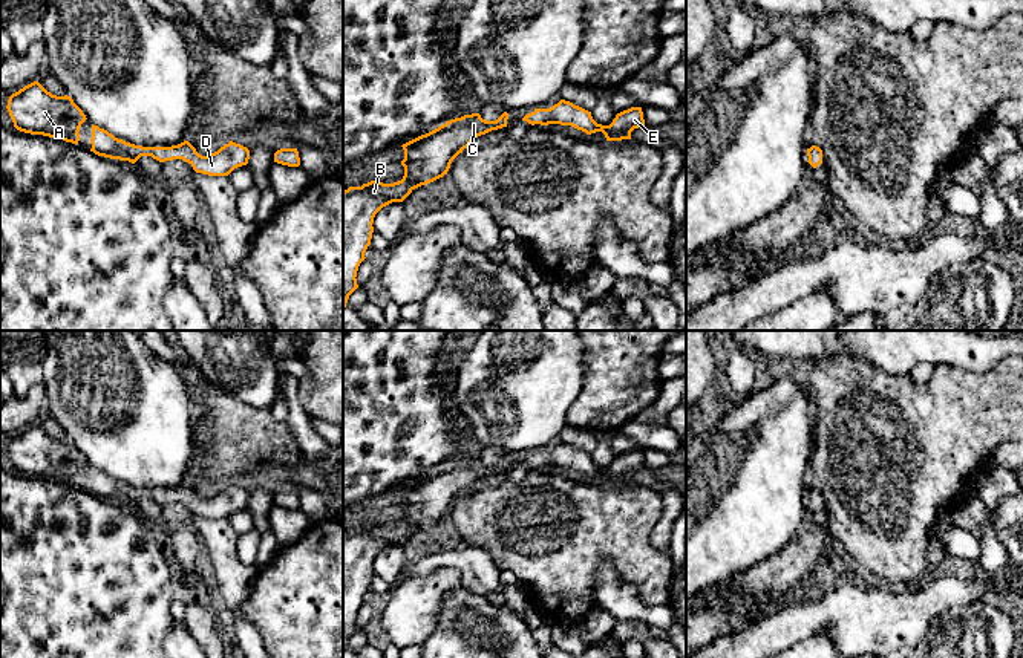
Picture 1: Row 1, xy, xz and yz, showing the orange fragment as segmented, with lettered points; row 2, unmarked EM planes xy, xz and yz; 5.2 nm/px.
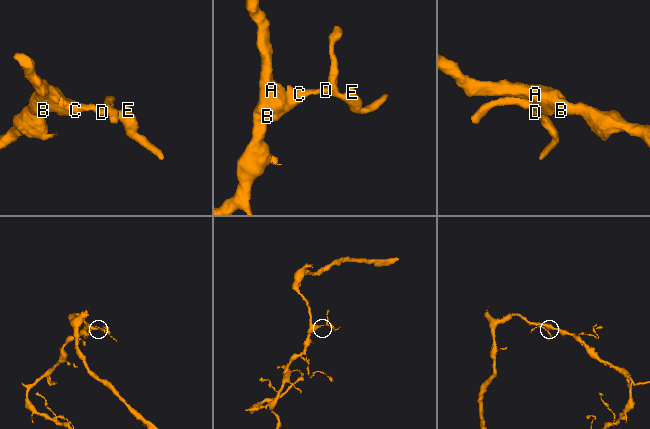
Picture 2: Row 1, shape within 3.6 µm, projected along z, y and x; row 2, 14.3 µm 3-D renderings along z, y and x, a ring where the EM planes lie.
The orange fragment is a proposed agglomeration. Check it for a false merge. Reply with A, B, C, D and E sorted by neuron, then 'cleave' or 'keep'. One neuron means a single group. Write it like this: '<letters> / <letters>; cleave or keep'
A B C D E; keep

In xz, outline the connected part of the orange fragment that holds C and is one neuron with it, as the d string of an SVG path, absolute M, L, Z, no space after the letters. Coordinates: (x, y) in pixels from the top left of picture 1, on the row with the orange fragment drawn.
M479 113L464 115L403 144L404 176L394 184L371 181L343 191L343 308L358 288L357 271L371 245L374 217L386 205L403 202L415 188L447 174L452 161L470 142L492 130L507 127L508 113L485 121Z

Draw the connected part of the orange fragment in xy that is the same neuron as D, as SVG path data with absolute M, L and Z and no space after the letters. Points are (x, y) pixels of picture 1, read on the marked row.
M93 124L90 144L90 151L98 156L129 161L132 164L141 156L152 156L159 162L182 159L188 162L196 173L208 176L228 176L234 168L247 165L250 159L250 150L233 141L217 151L202 156L188 141L172 147L142 147L118 139L107 130Z

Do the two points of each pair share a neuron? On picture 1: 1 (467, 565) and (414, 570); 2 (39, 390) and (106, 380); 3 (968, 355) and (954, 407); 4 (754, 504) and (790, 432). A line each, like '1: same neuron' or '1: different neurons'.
1: same neuron
2: different neurons
3: different neurons
4: same neuron

